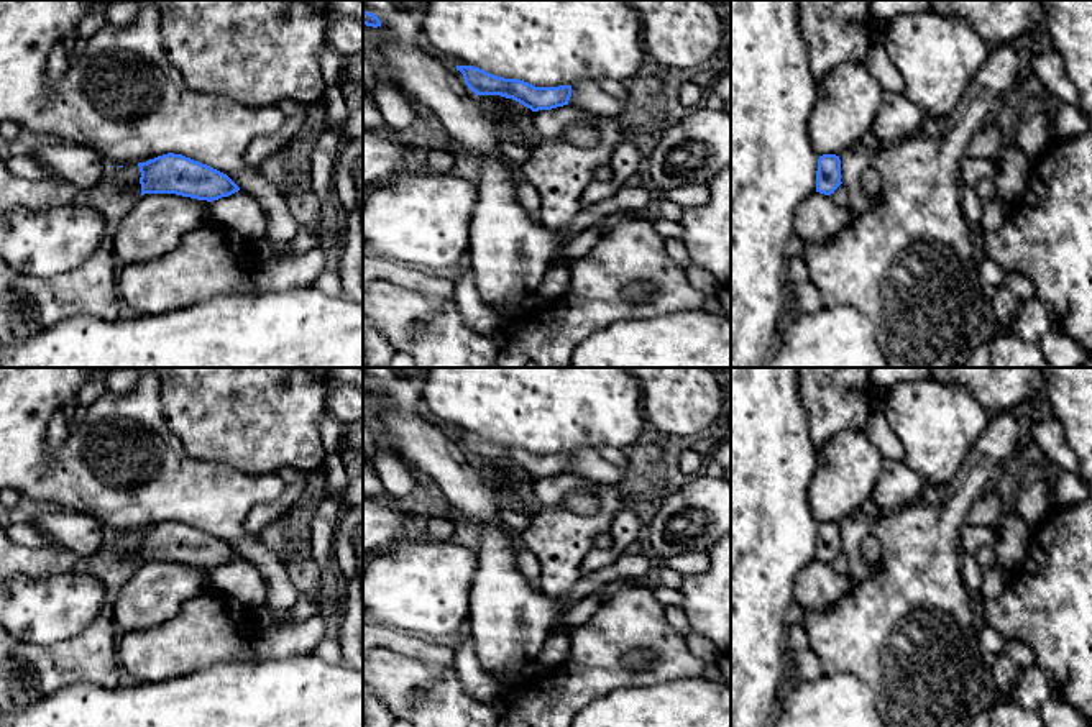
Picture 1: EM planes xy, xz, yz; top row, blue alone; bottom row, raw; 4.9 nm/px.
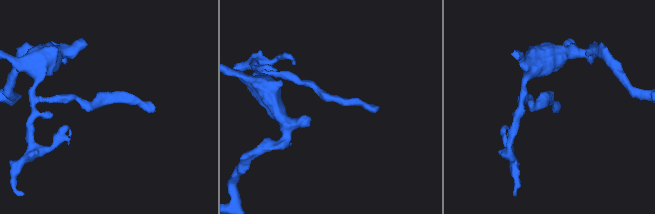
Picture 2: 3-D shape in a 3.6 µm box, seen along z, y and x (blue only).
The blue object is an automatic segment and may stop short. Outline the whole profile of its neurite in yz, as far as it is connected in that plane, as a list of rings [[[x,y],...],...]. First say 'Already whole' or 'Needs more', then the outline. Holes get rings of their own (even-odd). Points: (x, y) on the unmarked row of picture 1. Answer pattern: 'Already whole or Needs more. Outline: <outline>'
Already whole. Outline: [[[823,522],[818,527],[816,560],[831,563],[841,553],[841,527],[836,522]]]

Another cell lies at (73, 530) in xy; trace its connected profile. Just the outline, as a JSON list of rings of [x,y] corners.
[[[43,509],[30,524],[48,535],[56,546],[84,556],[103,550],[112,535],[95,517],[69,509],[62,509],[61,512]]]

